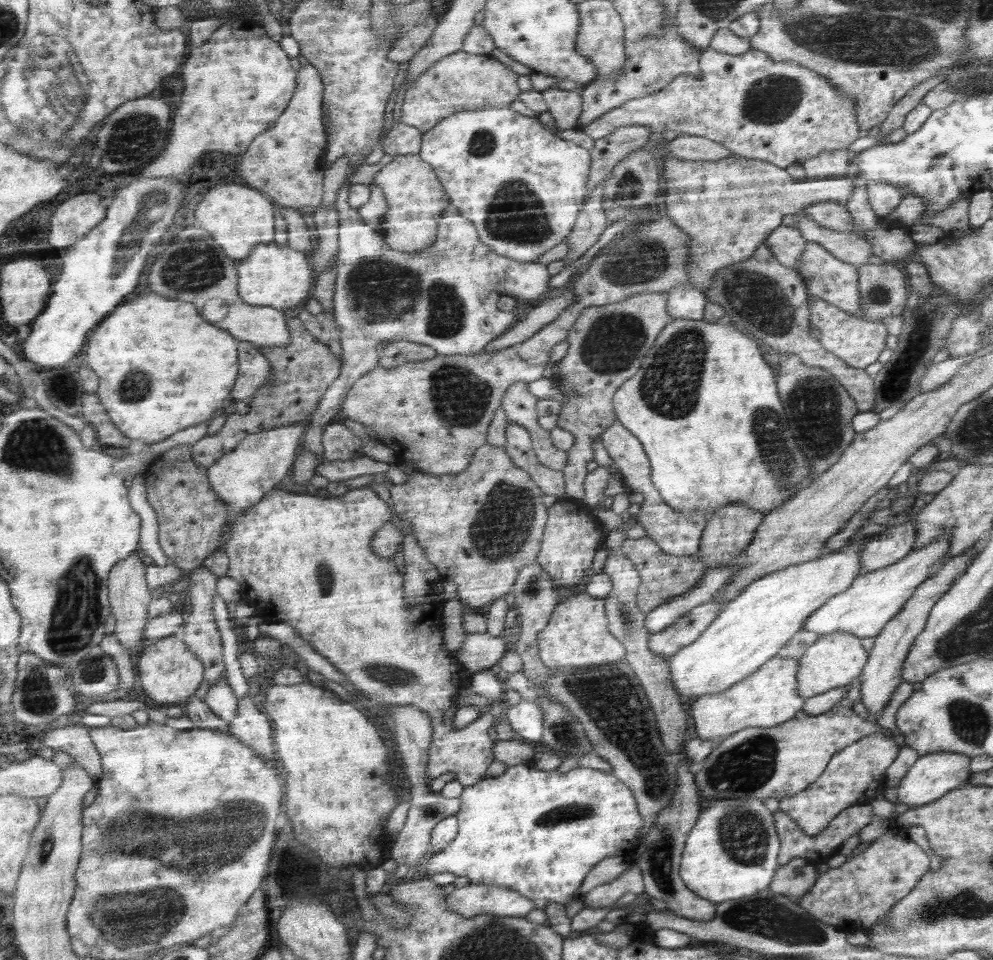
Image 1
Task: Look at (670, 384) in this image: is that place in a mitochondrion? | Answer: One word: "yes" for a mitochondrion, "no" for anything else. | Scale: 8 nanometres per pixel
yes

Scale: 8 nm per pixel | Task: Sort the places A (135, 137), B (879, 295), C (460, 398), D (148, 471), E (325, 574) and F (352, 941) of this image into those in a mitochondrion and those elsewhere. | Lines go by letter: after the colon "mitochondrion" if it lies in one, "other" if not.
A: mitochondrion
B: mitochondrion
C: mitochondrion
D: other
E: mitochondrion
F: other

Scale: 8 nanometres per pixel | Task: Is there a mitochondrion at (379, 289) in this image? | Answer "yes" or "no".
yes

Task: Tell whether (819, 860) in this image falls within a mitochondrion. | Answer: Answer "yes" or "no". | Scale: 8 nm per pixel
no

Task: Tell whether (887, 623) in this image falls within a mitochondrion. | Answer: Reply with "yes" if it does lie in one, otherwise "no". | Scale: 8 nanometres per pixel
no

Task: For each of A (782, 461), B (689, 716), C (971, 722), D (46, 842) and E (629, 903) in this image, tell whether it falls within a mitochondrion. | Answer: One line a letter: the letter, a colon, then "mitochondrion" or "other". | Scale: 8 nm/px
A: mitochondrion
B: other
C: mitochondrion
D: mitochondrion
E: other

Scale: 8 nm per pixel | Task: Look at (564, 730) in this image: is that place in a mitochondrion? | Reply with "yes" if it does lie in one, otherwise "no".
yes

